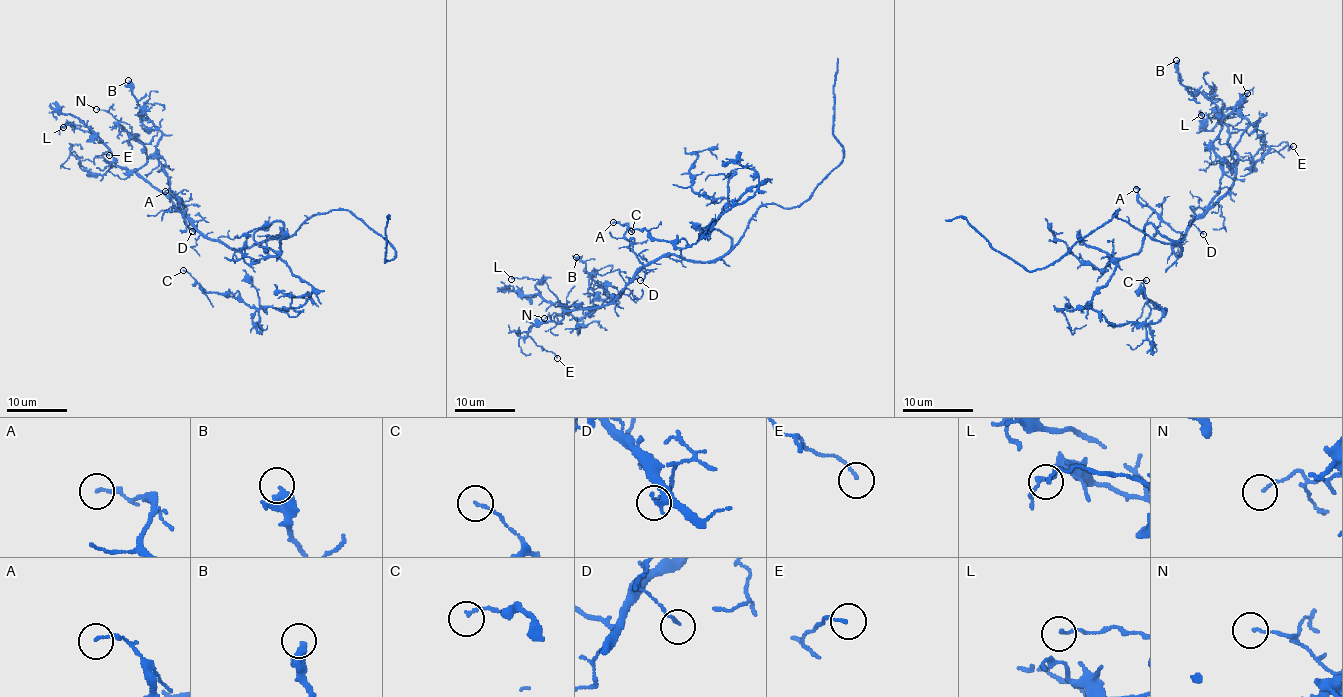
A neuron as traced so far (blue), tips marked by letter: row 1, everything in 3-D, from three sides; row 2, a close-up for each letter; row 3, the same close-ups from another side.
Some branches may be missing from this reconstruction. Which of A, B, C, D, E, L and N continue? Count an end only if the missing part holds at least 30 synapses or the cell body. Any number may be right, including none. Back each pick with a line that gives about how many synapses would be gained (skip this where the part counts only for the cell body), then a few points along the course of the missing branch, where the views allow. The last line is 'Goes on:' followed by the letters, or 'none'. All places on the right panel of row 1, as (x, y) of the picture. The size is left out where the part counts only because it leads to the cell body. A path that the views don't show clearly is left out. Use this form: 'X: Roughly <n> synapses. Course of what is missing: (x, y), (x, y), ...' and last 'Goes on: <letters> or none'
Goes on: none

